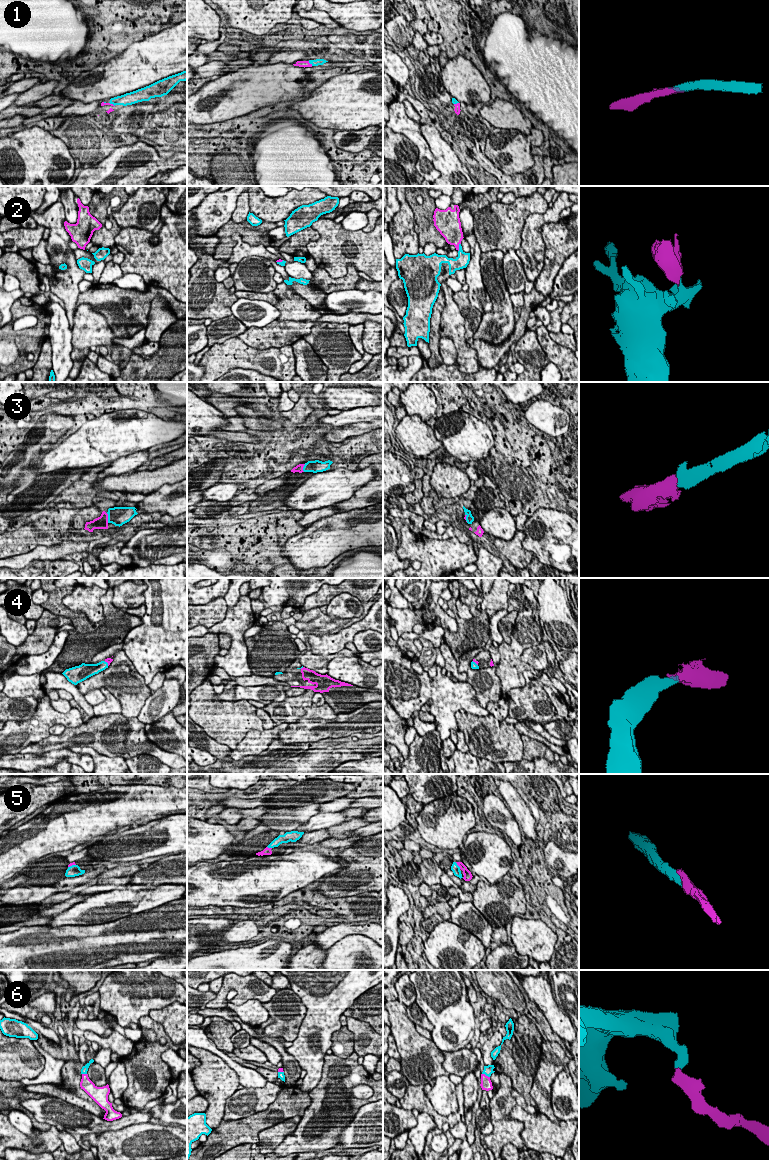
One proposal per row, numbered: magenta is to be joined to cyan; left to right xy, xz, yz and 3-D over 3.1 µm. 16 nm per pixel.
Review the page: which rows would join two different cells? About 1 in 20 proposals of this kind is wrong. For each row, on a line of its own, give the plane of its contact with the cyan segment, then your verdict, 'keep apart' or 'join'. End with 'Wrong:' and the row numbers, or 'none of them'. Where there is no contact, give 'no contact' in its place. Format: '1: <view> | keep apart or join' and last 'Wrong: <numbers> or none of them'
1: xz | join
2: yz | join
3: xy | join
4: xy | join
5: yz | join
6: yz | join
Wrong: none of them

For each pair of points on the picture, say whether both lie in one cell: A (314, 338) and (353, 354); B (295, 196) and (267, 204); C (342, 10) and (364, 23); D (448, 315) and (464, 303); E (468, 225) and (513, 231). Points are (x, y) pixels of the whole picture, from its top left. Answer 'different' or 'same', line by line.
A: same
B: same
C: same
D: different
E: different

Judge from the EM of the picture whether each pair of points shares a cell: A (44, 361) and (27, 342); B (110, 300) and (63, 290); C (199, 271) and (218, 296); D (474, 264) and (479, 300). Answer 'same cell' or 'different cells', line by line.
A: different cells
B: different cells
C: same cell
D: same cell

